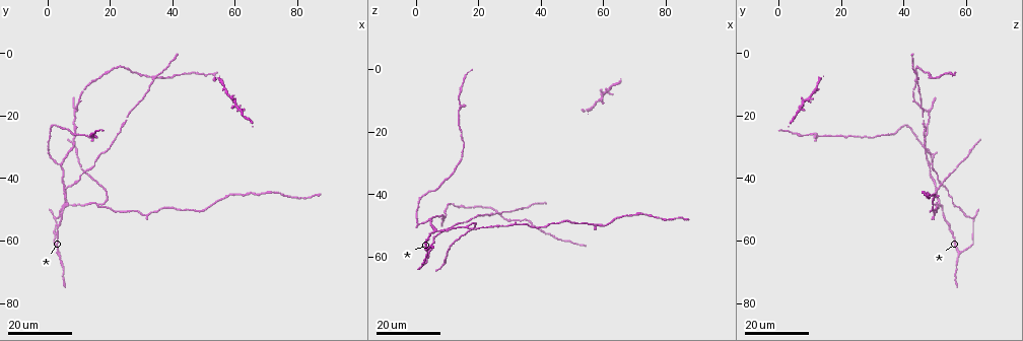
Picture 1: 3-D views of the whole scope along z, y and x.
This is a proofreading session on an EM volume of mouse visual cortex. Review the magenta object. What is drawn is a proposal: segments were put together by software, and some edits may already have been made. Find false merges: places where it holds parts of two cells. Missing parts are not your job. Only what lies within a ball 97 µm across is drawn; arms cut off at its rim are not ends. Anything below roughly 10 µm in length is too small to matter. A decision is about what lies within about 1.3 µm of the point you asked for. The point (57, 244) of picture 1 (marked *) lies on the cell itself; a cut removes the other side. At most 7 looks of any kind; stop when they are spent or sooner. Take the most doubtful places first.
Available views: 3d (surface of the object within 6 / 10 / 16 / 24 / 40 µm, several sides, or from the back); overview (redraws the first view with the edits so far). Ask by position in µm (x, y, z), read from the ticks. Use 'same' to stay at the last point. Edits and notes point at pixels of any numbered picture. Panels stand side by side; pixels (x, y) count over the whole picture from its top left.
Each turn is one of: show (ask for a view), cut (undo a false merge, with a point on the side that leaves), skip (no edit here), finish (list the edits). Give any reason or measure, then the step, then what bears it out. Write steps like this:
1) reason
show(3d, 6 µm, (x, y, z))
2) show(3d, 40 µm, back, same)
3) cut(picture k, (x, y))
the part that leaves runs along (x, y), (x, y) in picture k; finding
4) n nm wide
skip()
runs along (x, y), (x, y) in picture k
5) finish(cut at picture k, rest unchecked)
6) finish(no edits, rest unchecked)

three arms meet
show(3d, 24 µm, (6.5, 48.0, 51.5))

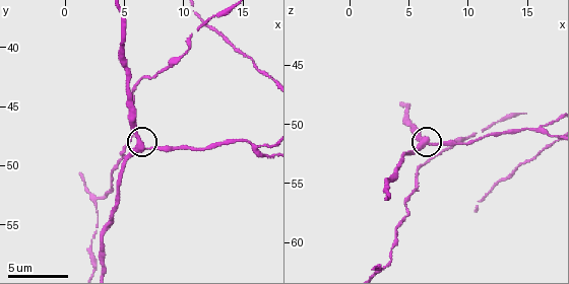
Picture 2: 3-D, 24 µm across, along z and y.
closer look
show(3d, 10 µm, (6.6, 48.6, 51.4))

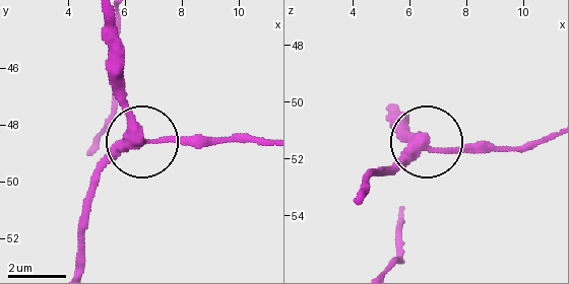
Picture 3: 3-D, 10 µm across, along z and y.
3 arms
skip()
runs along (78, 263), (95, 183), (122, 153), (150, 139), (243, 139) in picture 3; one cell here

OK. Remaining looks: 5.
a fork
show(3d, 16 µm, (16.2, 48.6, 50.2))

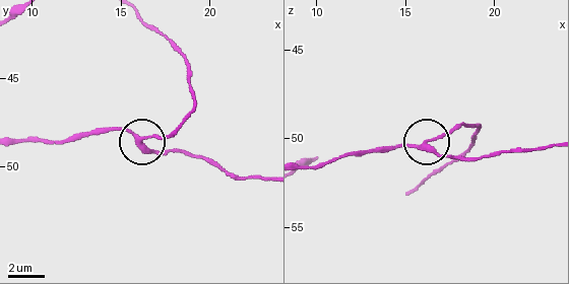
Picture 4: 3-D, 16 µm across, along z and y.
skip()
runs along (302, 168), (316, 168), (370, 150), (416, 146), (460, 125) in picture 4; all the same cell

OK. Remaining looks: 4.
three arms meet
show(3d, 16 µm, (4.5, 35.5, 48.5))

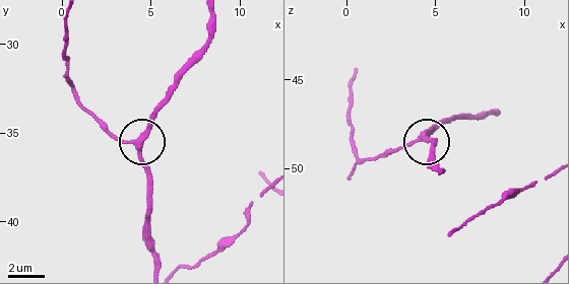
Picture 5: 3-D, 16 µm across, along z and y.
show(3d, 6 µm, same)

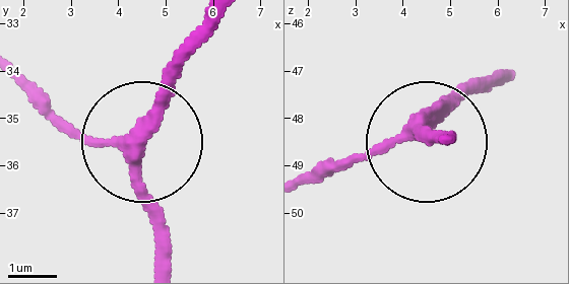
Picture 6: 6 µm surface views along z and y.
290 nm wide
skip()
one cell here

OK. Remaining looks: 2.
finish(no edits, rest unchecked)

